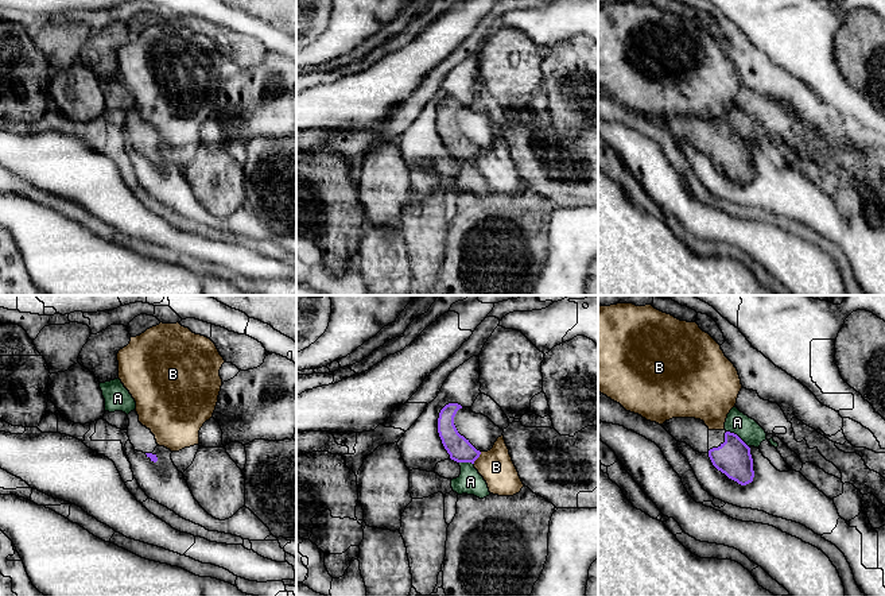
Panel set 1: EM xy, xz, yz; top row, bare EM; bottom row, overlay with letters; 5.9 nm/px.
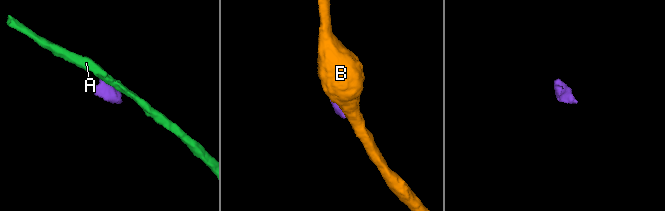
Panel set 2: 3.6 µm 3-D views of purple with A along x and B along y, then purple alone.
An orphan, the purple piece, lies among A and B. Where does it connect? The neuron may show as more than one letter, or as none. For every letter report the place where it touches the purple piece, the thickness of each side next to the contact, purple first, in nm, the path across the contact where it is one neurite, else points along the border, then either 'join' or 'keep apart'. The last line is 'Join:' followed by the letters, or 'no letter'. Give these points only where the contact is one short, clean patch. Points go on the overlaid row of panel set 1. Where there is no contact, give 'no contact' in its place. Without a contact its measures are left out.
A: contact yz (737, 436); calibres 220 and 140 nm; border yz (726, 430), (736, 434), (748, 446); keep apart
B: contact xz (478, 456); calibres 140 and 200 nm; keep apart
Join: no letter

